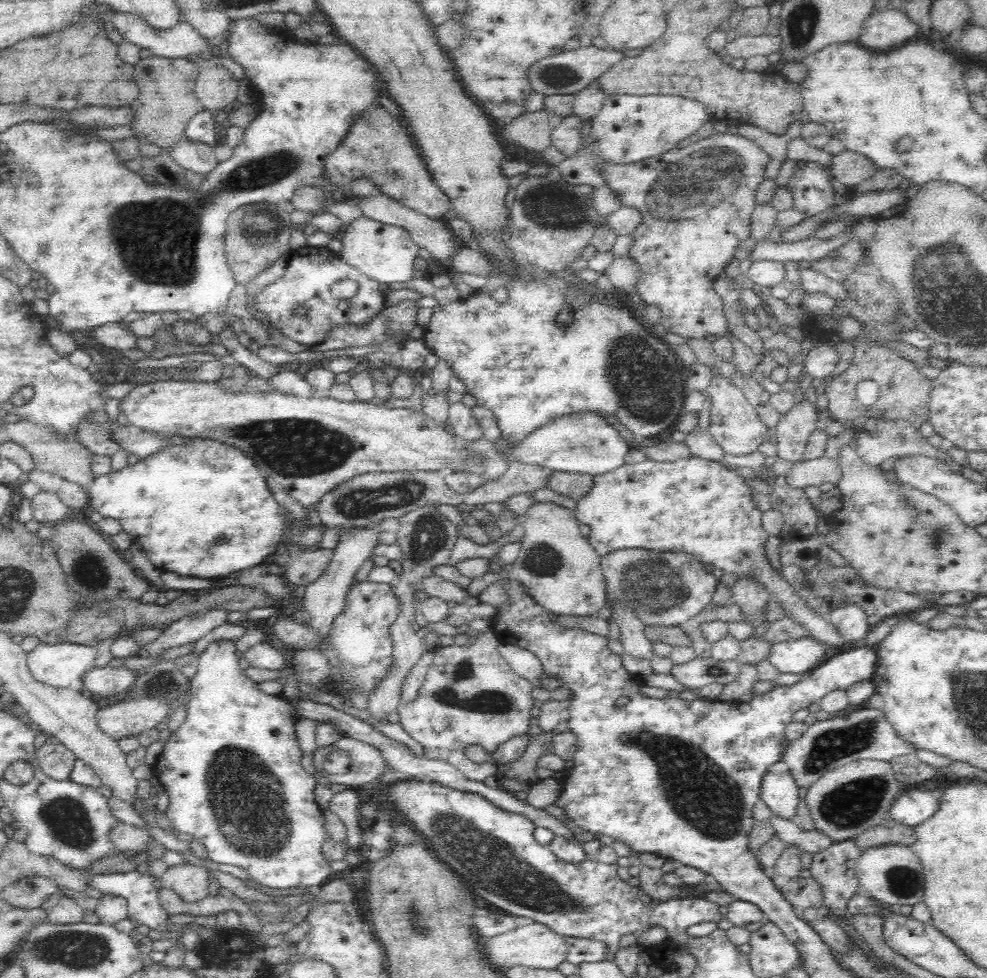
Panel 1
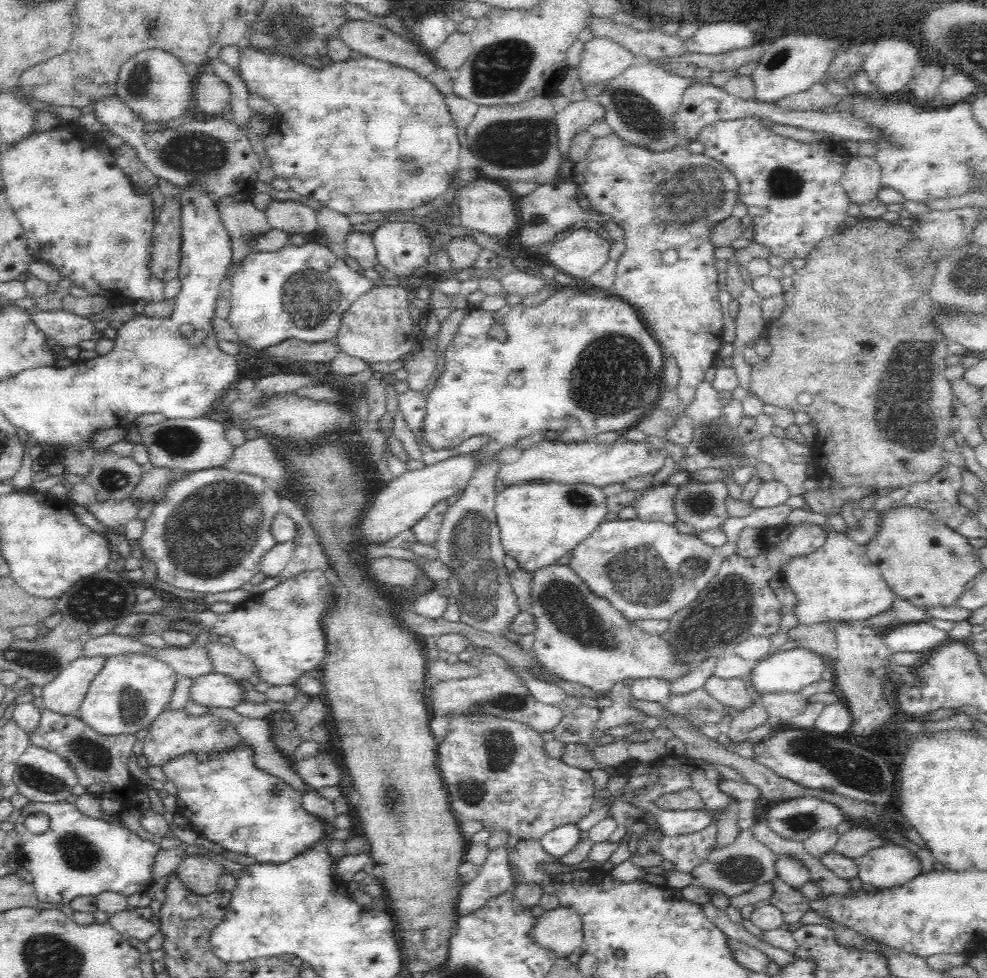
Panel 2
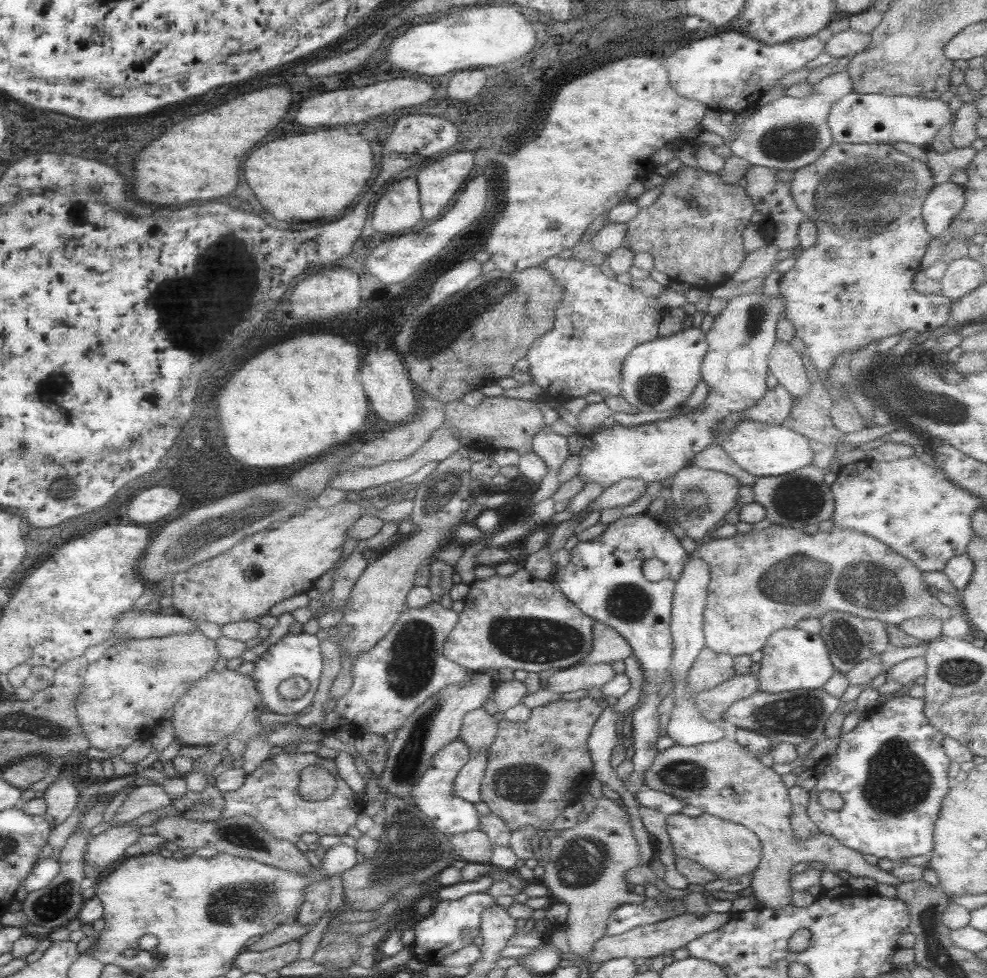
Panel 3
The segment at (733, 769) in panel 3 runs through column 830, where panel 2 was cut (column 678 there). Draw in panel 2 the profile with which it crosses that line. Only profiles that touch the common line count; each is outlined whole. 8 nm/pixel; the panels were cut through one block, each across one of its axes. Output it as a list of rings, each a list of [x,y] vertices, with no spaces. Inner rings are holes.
[[[712,823],[697,833],[679,837],[668,837],[662,834],[659,854],[674,864],[678,872],[692,872],[694,868],[704,864],[715,849],[717,825]]]

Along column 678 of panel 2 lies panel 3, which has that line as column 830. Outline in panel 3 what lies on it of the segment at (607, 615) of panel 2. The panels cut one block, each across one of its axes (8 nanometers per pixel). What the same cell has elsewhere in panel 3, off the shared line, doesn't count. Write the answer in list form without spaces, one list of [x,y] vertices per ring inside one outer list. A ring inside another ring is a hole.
[[[783,627],[772,632],[761,648],[762,657],[757,670],[757,692],[778,694],[791,690],[817,690],[836,671],[829,661],[829,651],[818,633],[809,634],[795,627]]]

